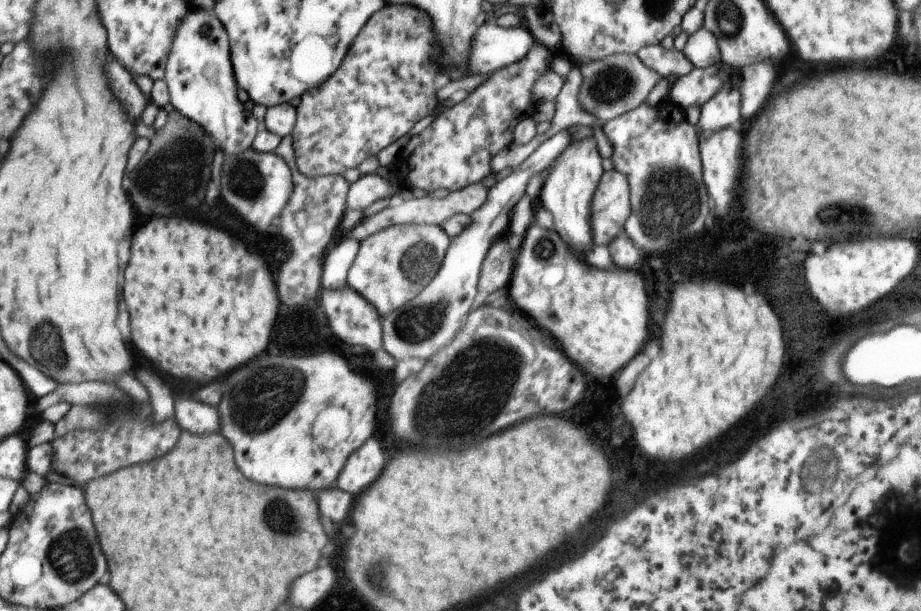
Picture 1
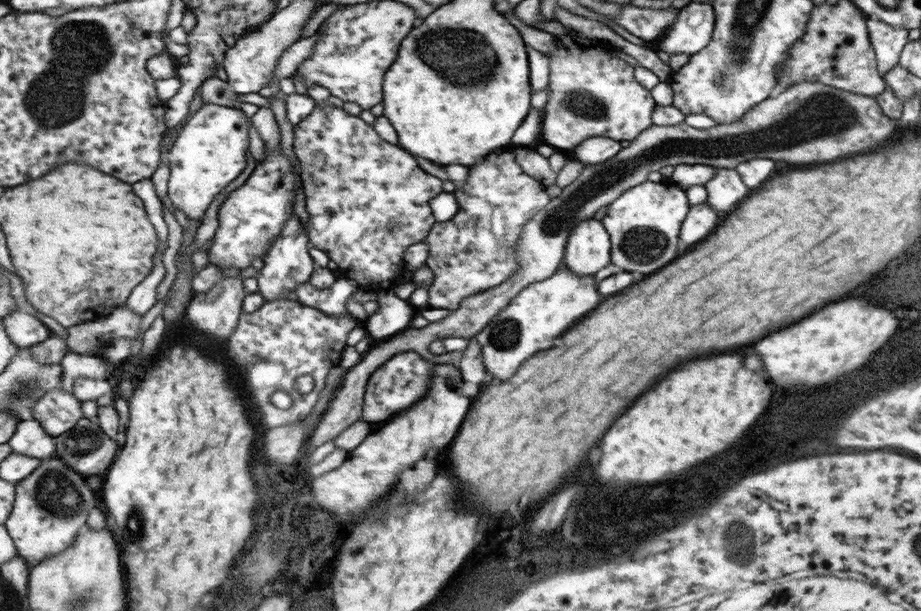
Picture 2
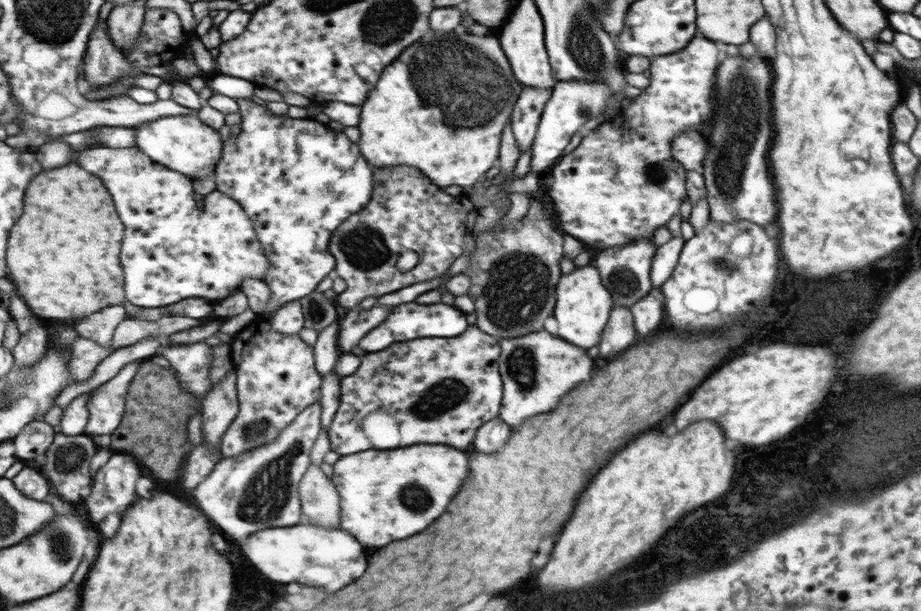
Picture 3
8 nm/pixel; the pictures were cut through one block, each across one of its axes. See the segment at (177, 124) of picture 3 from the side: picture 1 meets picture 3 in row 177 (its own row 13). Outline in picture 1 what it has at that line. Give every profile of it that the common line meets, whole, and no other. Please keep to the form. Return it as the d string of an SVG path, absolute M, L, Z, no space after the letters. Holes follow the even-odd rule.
M191 9L178 28L165 80L174 108L198 122L224 150L226 158L255 148L263 123L240 100L231 36L215 13Z

